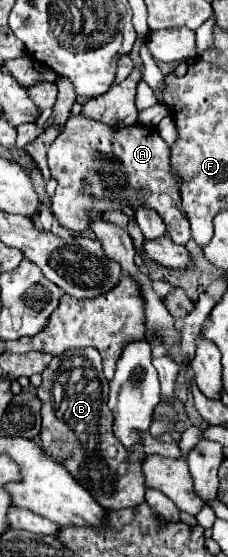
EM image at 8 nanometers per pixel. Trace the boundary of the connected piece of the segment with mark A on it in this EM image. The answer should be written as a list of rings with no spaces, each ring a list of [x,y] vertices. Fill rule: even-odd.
[[[77,113],[69,117],[65,123],[63,133],[53,141],[47,153],[49,169],[53,179],[57,179],[57,191],[51,199],[55,221],[61,227],[67,227],[73,233],[85,233],[91,223],[93,213],[105,213],[105,211],[123,211],[123,209],[139,209],[141,205],[151,207],[157,211],[157,215],[165,221],[167,233],[171,239],[179,245],[185,245],[191,239],[191,227],[185,211],[181,209],[181,177],[177,177],[169,165],[171,161],[171,149],[169,145],[159,137],[157,129],[147,127],[143,123],[135,125],[107,125],[101,121],[95,121],[91,117],[85,117],[83,113]]]

